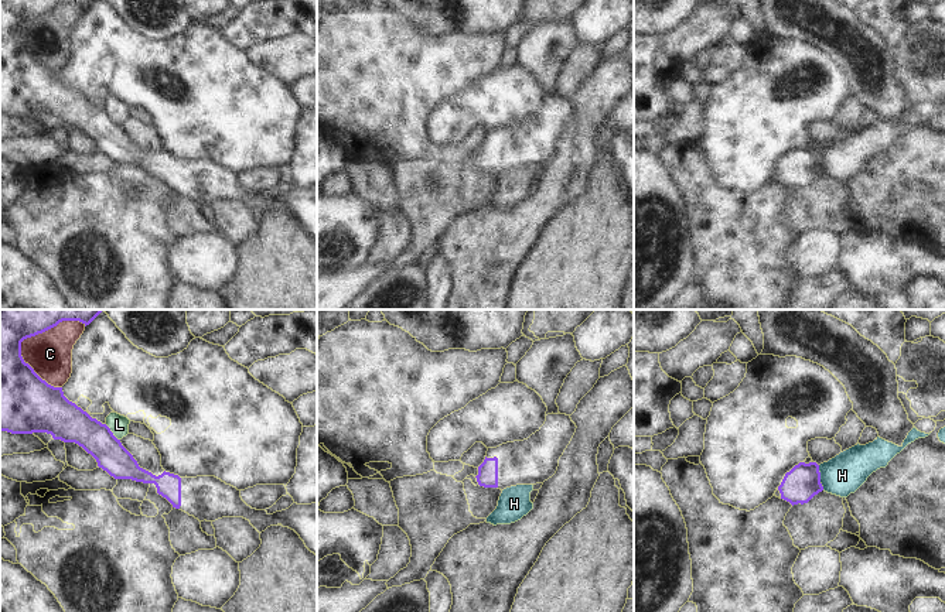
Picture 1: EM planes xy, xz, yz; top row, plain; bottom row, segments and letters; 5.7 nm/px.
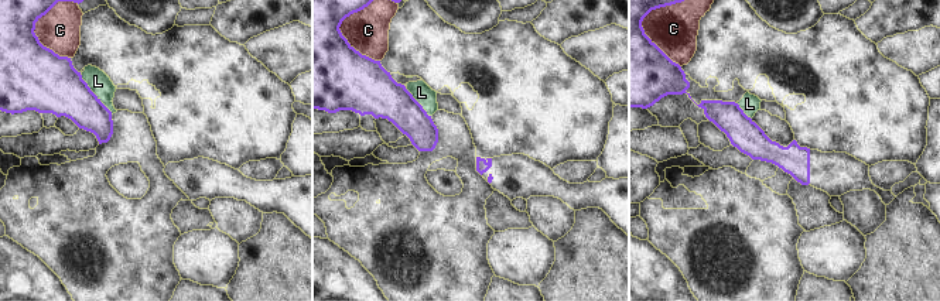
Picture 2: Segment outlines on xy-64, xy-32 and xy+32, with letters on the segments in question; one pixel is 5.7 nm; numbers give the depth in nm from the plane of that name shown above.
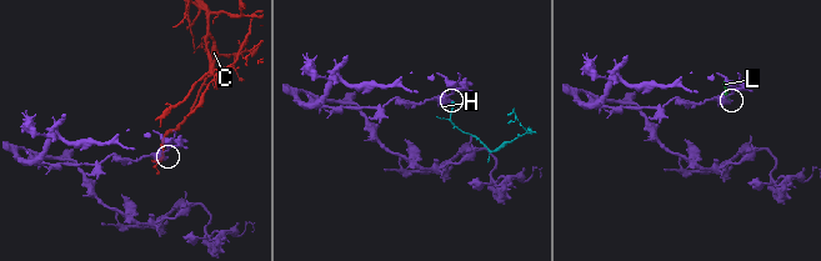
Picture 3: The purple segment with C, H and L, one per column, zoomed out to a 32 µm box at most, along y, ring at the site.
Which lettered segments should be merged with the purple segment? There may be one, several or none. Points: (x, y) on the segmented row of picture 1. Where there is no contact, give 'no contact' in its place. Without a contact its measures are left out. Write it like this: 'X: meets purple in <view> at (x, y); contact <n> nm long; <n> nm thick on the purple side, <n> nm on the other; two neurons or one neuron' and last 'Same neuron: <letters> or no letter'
C: meets purple in xy at (44, 331); contact 420 nm long; 400 nm thick on the purple side, 260 nm on the other; two neurons
H: meets purple in yz at (819, 478); contact 150 nm long; 200 nm thick on the purple side, 220 nm on the other; two neurons
L: meets purple in xy at (112, 433); contact 130 nm long; 220 nm thick on the purple side, 110 nm on the other; two neurons
Same neuron: no letter

